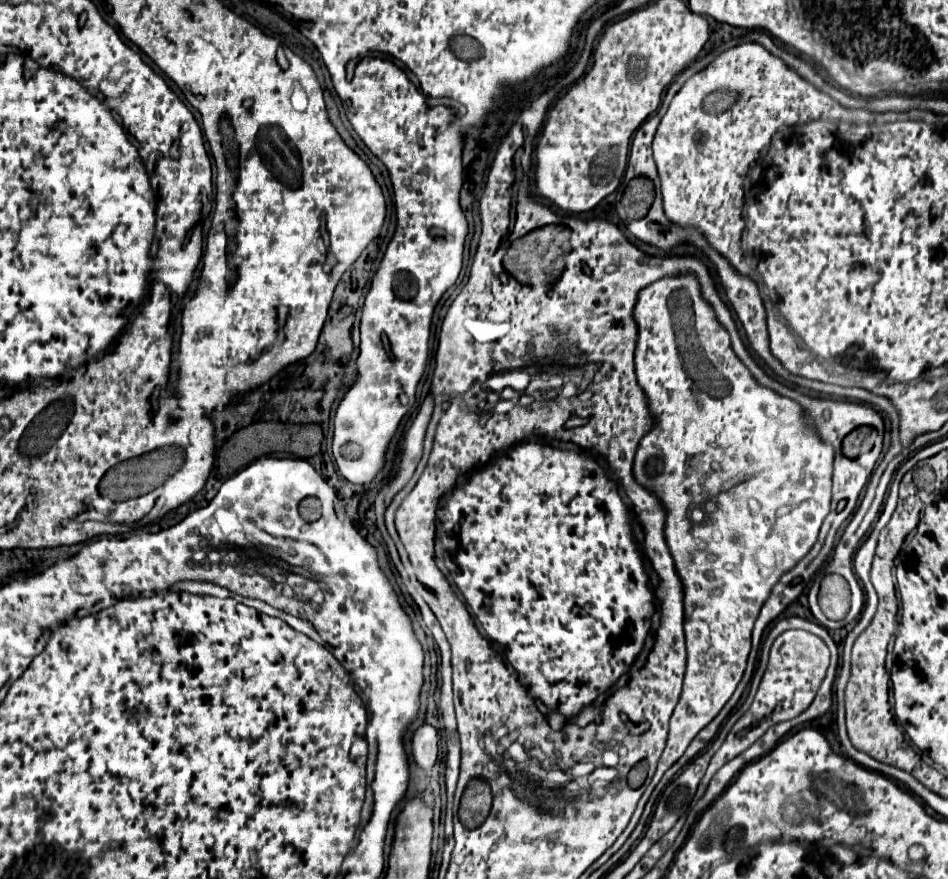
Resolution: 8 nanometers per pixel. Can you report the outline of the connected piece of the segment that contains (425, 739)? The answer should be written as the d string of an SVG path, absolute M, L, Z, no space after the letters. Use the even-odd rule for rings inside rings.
M423 724L413 734L413 758L417 764L435 764L437 762L437 730L429 724Z

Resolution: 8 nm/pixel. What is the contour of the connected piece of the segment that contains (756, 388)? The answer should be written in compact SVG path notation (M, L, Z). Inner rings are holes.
M677 274L677 276L665 276L663 280L657 280L655 284L649 284L647 288L643 288L643 292L639 292L639 300L633 308L633 320L637 326L637 342L635 342L635 374L637 374L637 384L641 386L641 390L645 392L647 398L647 408L649 414L655 420L655 426L639 440L637 452L635 452L635 460L633 460L633 478L645 486L649 492L653 492L659 502L663 504L665 510L665 542L671 550L673 562L675 562L675 572L683 584L683 608L685 608L685 622L683 622L683 630L685 630L685 644L687 644L687 668L685 668L685 680L683 680L683 692L681 698L673 710L671 722L669 722L669 738L667 738L667 746L663 750L663 756L659 760L657 772L653 776L653 784L663 776L663 772L675 764L681 754L685 752L685 748L689 746L689 742L697 736L697 732L701 728L705 728L717 714L719 710L725 706L725 702L731 698L731 694L735 692L743 670L745 670L745 662L751 650L751 630L753 630L753 622L763 606L763 602L767 600L767 596L771 594L773 586L777 584L777 580L789 572L815 544L821 522L825 520L825 516L829 514L829 502L831 502L831 476L833 476L833 458L835 458L835 450L831 444L823 442L821 436L817 436L817 428L815 422L811 420L811 416L803 412L801 406L781 394L777 394L775 390L759 384L755 380L755 376L747 370L747 366L737 358L737 354L731 348L731 338L729 332L725 330L725 326L717 320L715 310L711 308L711 304L703 298L703 292L699 288L699 280L695 276L689 274Z

